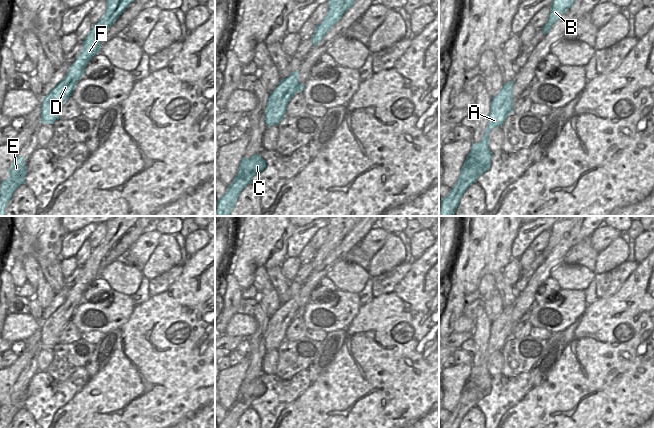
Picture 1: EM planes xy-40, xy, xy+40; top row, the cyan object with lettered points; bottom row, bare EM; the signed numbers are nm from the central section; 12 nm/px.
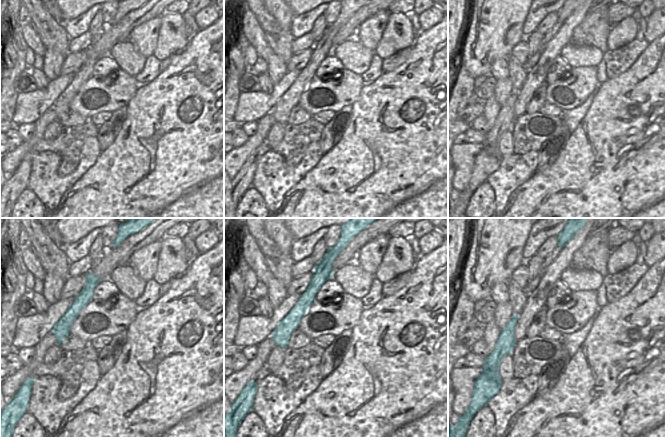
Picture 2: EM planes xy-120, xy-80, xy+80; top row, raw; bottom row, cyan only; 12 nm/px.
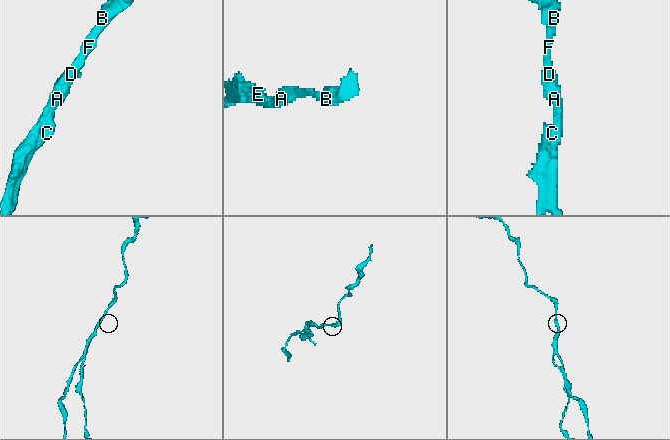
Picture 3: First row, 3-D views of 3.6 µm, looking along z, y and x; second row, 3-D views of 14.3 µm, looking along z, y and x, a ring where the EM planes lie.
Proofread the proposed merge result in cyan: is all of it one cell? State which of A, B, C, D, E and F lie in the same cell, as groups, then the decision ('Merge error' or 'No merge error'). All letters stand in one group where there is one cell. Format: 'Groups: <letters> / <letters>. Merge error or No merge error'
Groups: A B C D F / E. Merge error

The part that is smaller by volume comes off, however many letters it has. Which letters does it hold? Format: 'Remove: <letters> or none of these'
Remove: E

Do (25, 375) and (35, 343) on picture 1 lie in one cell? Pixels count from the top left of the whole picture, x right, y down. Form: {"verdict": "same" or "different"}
{"verdict": "same"}

